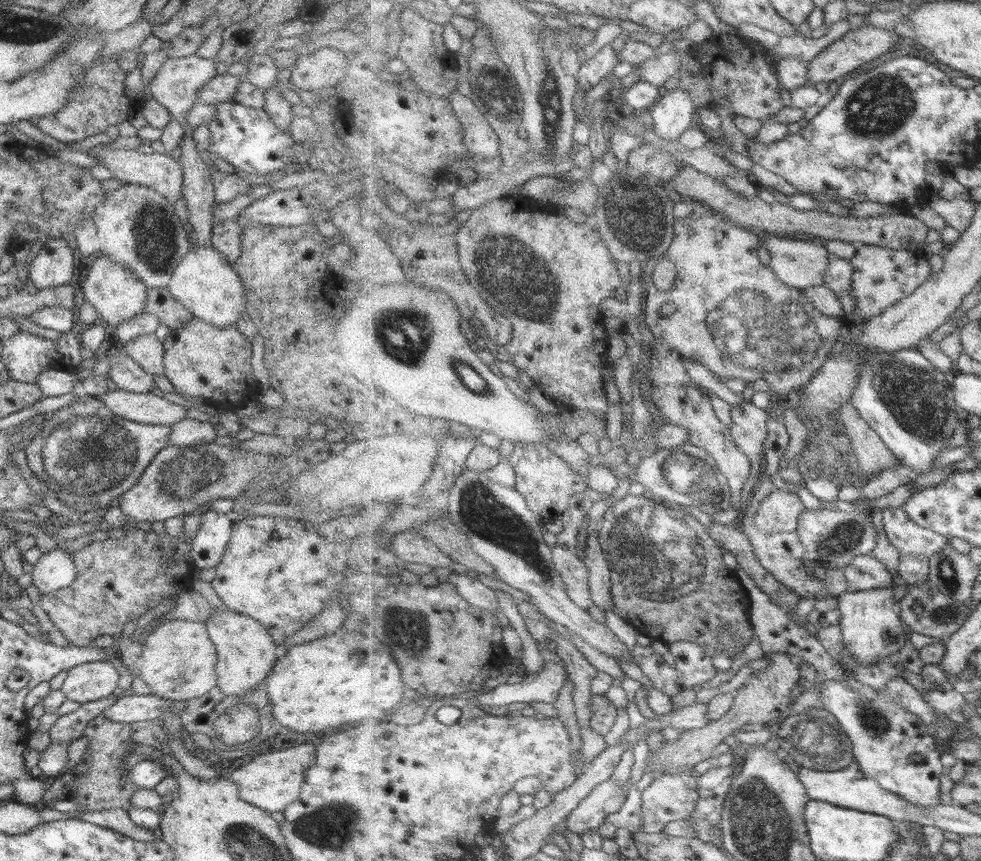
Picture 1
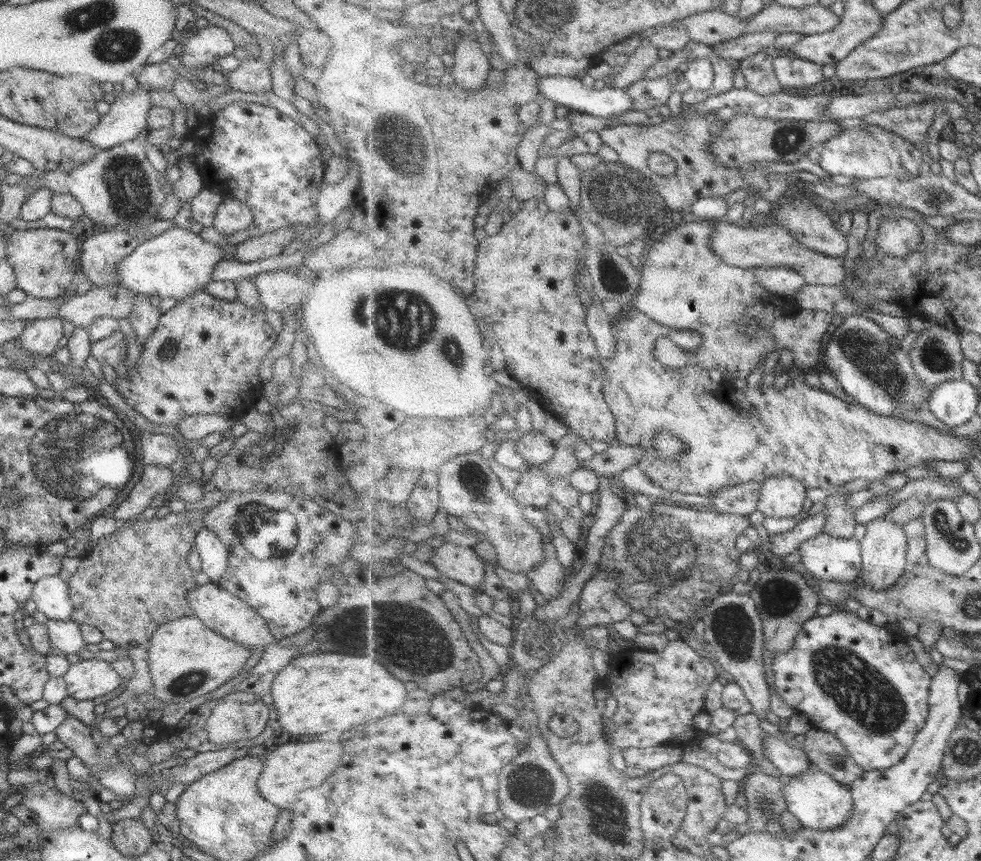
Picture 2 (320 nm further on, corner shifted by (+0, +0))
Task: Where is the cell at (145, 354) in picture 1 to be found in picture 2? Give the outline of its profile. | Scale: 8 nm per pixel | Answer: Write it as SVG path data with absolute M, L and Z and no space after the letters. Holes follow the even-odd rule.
M149 295L135 296L135 303L129 318L140 344L144 344L152 336L152 332L158 328L160 315L160 309L150 303Z

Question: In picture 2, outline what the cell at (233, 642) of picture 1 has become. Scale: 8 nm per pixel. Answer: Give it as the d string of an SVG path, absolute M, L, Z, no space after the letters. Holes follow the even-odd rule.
M217 583L197 585L189 590L186 595L193 614L224 638L239 642L251 649L260 645L270 645L274 642L275 639L264 618L241 598L230 594Z

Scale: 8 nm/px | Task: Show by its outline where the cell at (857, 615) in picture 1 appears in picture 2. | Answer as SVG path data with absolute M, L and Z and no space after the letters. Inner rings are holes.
M890 515L881 516L867 525L868 531L861 541L863 544L862 578L866 586L879 591L894 587L904 576L909 562L909 534L905 526L895 523Z

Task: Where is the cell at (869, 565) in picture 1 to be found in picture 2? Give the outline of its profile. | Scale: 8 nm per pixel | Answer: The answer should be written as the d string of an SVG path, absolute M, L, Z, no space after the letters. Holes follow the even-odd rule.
M822 531L801 548L801 566L815 578L852 582L863 572L863 544Z

